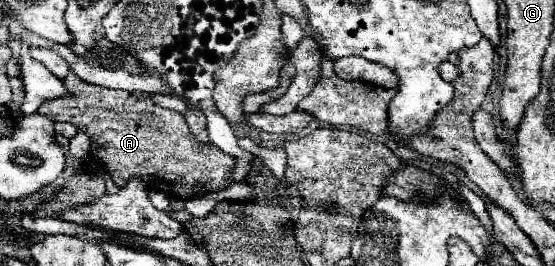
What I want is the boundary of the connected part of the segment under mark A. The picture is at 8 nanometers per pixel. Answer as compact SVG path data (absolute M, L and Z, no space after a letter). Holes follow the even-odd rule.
M68 72L64 86L70 94L44 102L38 112L54 122L70 122L88 132L92 140L92 154L104 162L116 186L138 176L152 190L160 190L174 198L194 198L218 192L230 184L228 178L234 168L234 156L224 154L214 144L198 142L182 114L160 108L150 100L132 98L122 90L84 82L74 72ZM124 108L144 108L144 112Z

